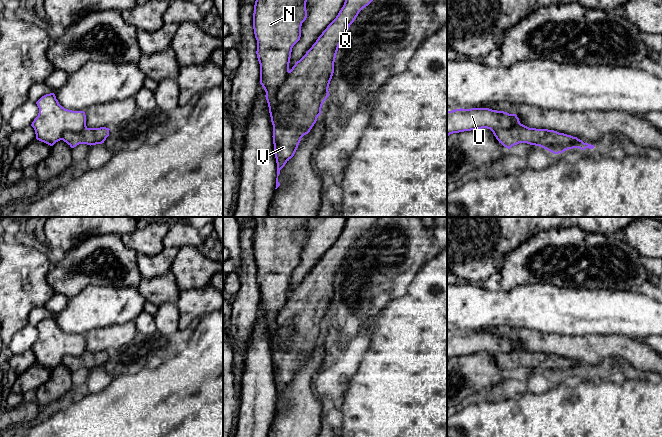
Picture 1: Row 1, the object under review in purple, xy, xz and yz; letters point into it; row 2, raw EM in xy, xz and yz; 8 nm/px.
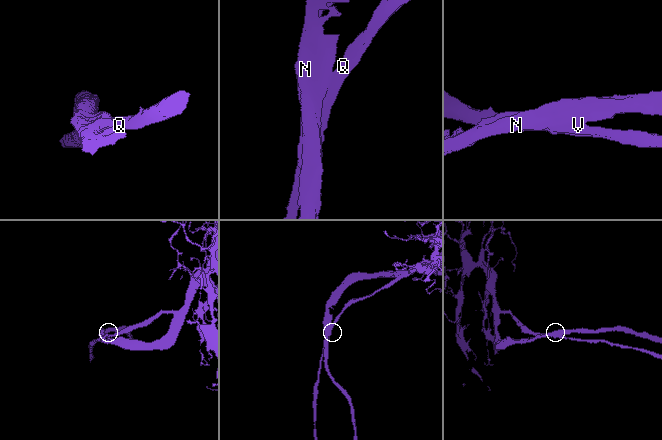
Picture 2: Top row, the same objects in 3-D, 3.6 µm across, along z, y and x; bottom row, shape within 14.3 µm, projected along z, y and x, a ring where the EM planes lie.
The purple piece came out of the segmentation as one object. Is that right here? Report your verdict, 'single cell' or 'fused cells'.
single cell

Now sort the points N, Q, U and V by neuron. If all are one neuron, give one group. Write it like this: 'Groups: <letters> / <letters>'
Groups: N Q U V

